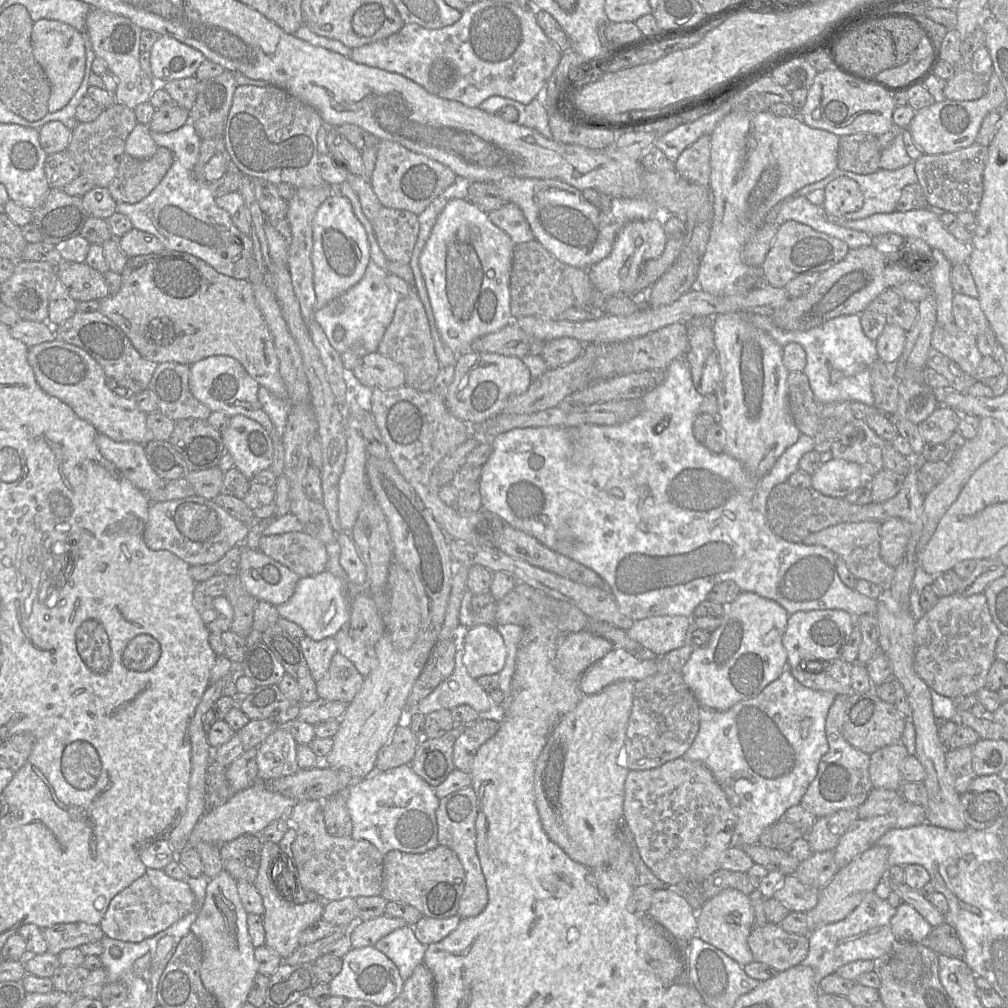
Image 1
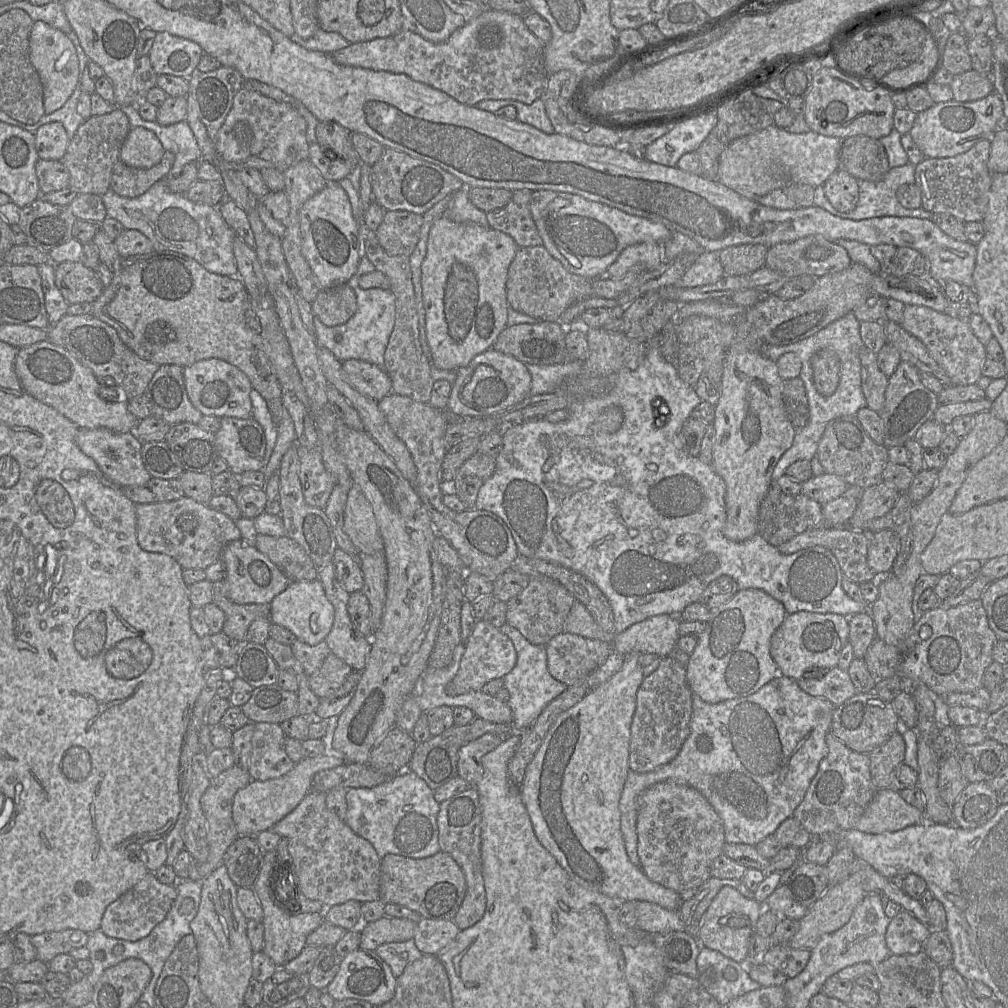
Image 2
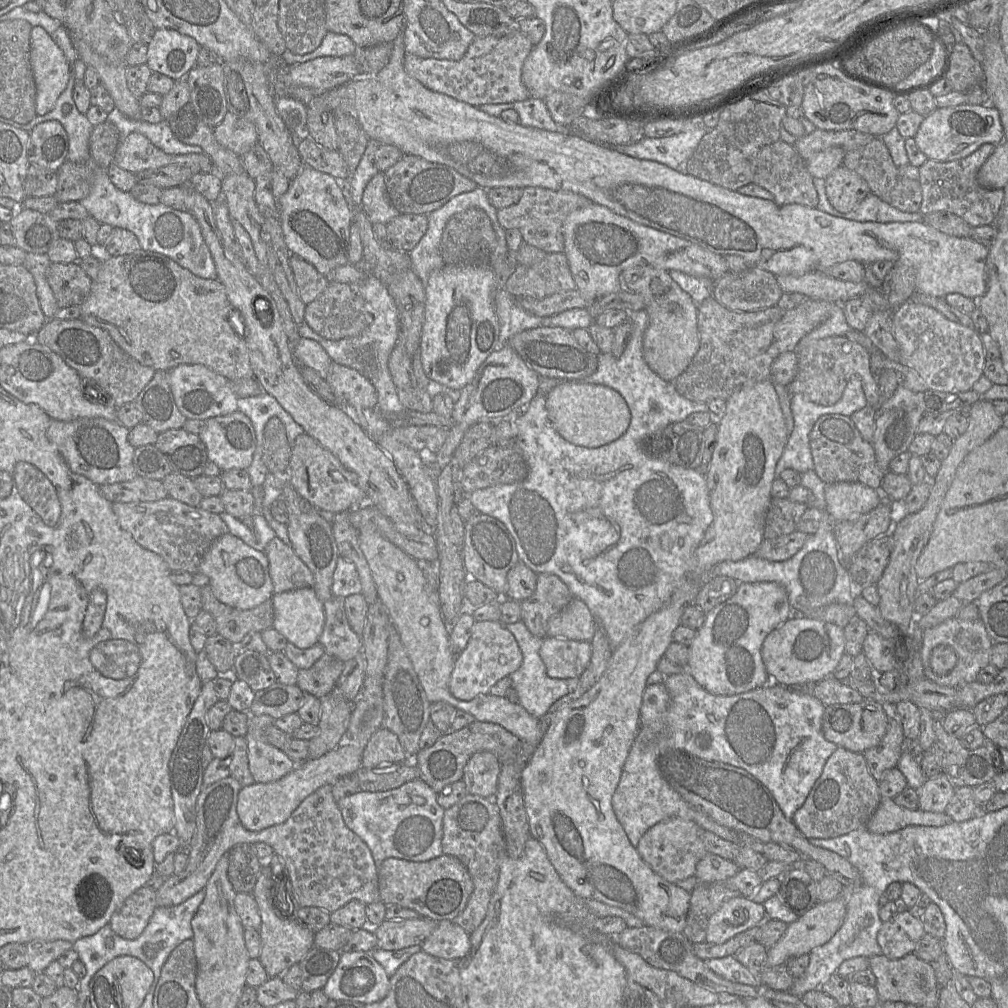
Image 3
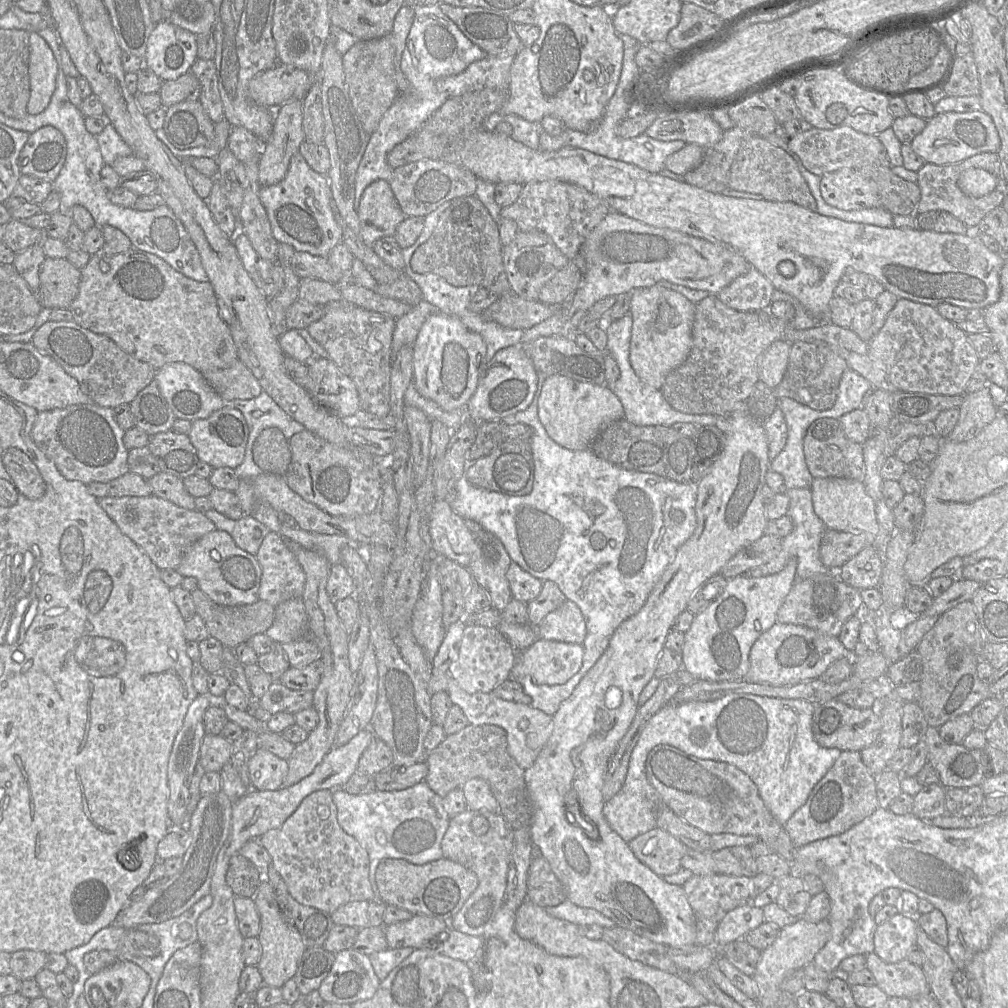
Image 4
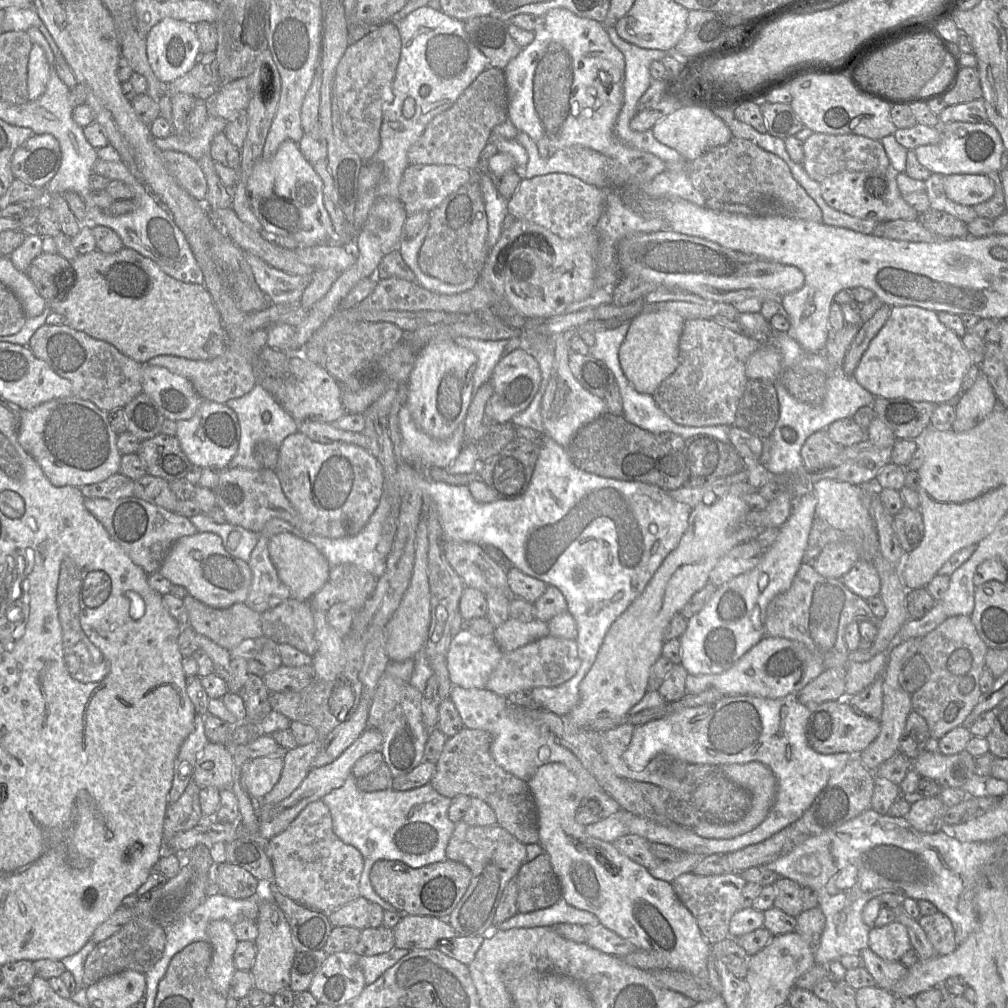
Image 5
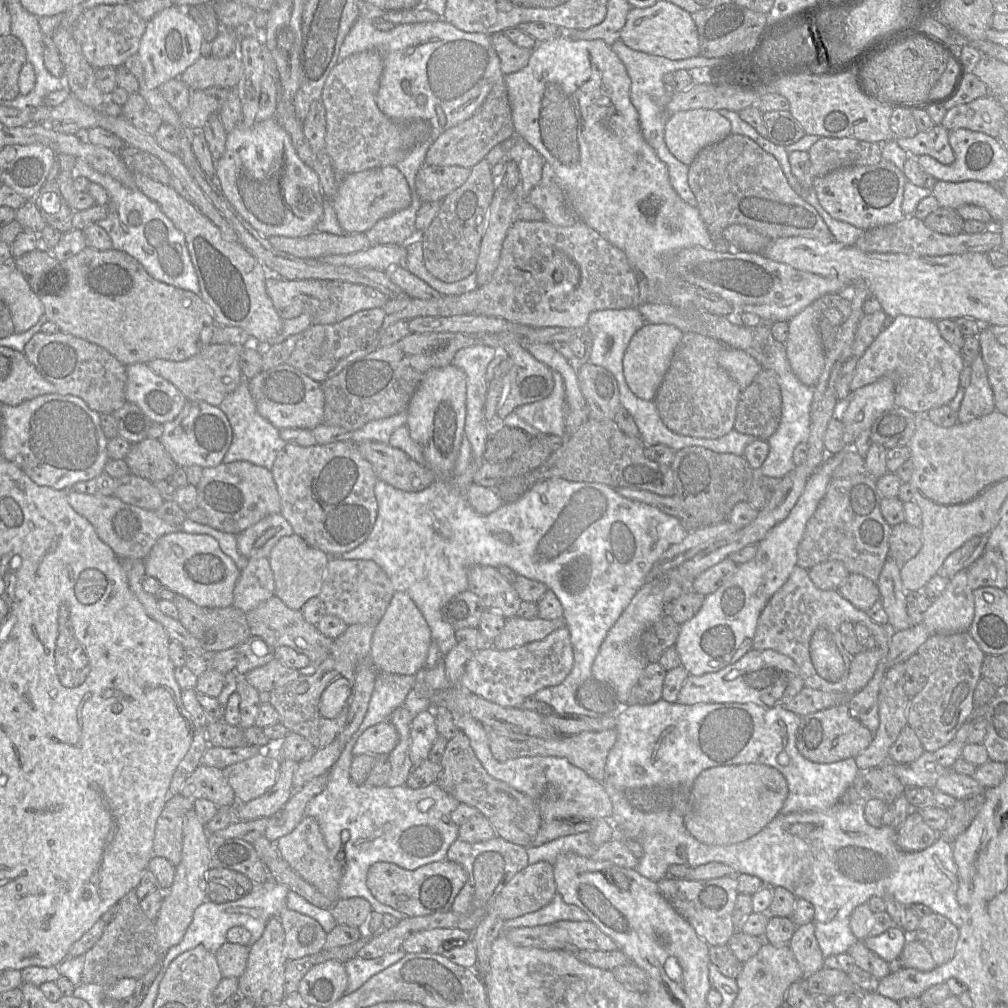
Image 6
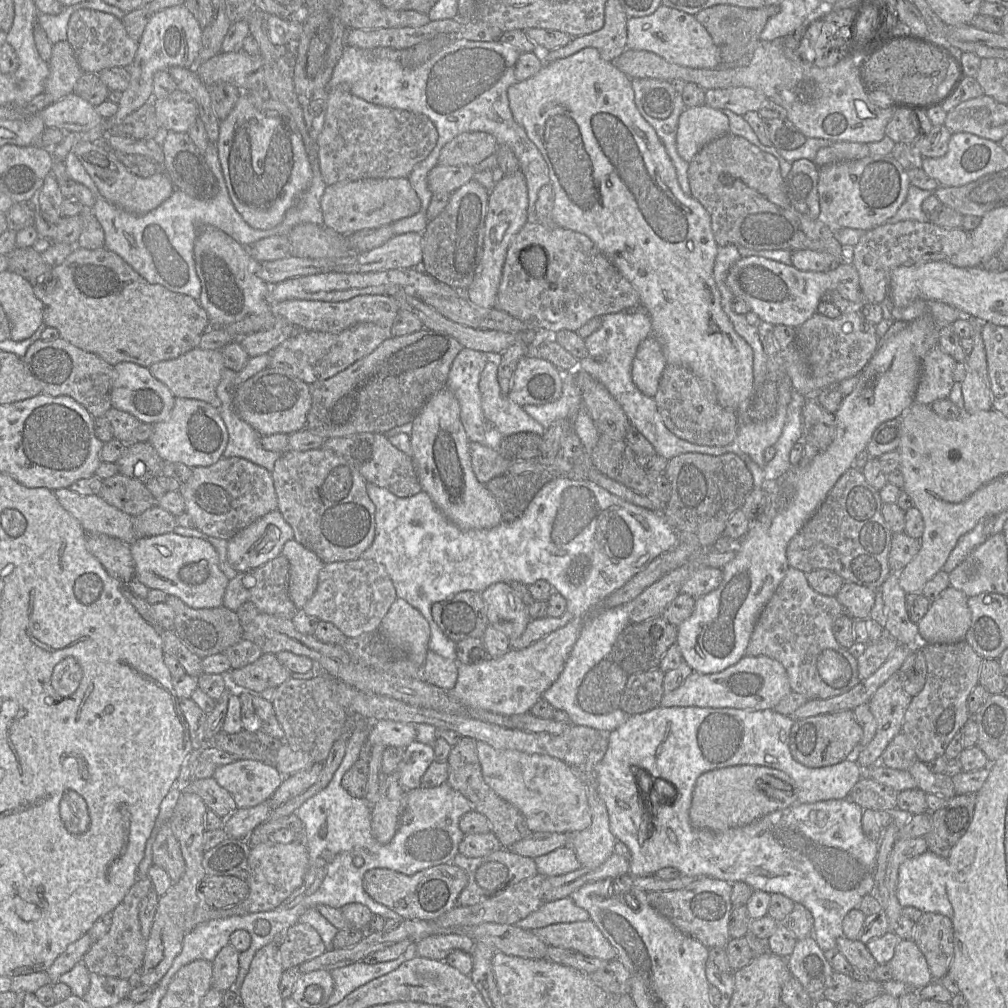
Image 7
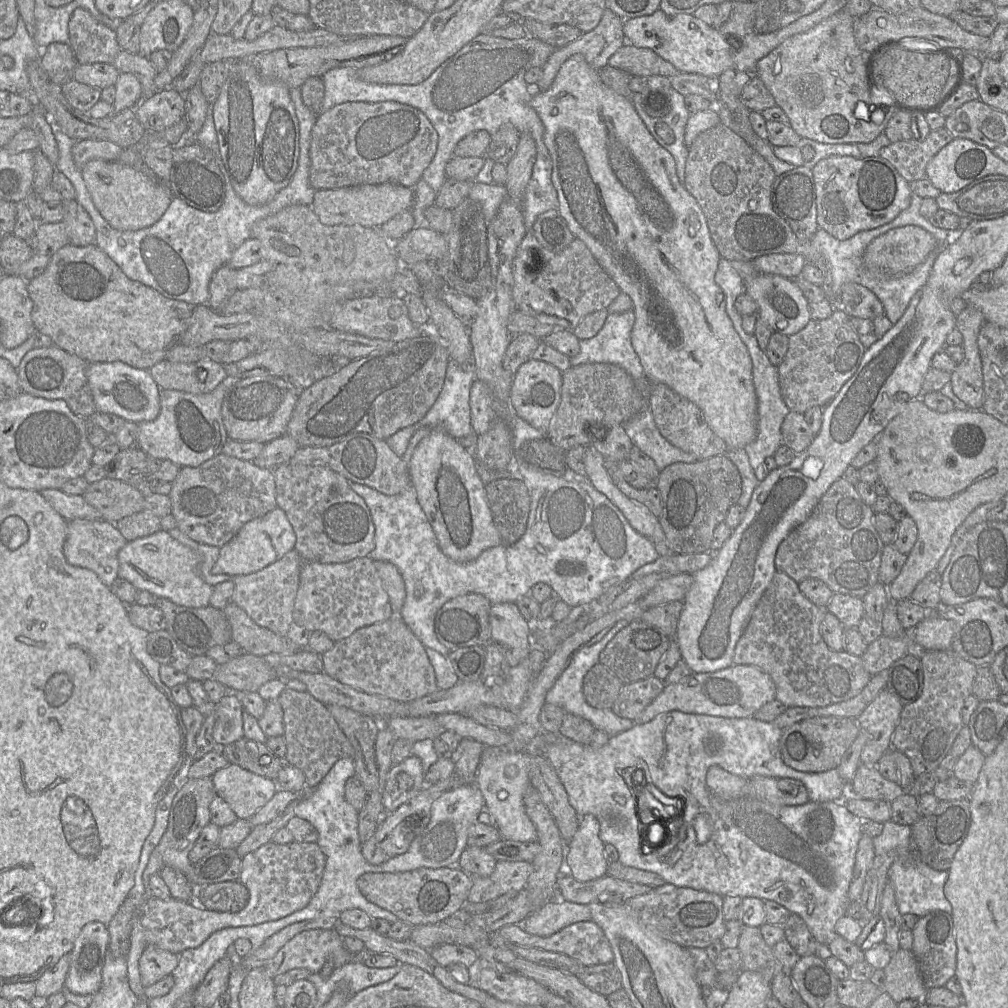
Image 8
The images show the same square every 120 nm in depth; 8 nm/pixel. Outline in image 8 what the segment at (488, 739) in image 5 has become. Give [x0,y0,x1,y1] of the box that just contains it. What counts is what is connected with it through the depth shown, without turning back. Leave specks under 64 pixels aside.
[452,738,486,784]

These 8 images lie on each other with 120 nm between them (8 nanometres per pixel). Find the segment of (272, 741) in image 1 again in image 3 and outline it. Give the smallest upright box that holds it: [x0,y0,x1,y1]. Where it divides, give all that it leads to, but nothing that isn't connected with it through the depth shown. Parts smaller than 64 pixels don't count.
[245,715,296,783]

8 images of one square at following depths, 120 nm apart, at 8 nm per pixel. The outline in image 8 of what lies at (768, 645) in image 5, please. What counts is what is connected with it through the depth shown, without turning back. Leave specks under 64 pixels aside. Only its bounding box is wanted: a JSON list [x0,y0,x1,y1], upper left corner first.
[635,664,776,724]

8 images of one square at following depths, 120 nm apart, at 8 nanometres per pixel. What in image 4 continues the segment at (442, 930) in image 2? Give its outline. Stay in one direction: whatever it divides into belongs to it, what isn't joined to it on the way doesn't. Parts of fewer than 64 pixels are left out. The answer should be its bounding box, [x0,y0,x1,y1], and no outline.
[433,926,482,963]

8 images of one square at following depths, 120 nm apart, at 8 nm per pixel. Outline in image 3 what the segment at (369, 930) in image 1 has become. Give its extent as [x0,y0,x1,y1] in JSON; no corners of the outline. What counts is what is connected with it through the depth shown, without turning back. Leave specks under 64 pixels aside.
[373,918,437,950]

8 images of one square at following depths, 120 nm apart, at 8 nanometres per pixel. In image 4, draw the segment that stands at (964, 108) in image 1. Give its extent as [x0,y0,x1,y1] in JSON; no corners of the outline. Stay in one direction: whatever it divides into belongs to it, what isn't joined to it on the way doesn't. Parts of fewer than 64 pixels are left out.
[911,110,1000,165]

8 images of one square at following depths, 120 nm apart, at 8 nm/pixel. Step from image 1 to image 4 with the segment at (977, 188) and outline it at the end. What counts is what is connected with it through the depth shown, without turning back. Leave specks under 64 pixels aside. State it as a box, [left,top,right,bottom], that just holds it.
[916,152,1006,232]

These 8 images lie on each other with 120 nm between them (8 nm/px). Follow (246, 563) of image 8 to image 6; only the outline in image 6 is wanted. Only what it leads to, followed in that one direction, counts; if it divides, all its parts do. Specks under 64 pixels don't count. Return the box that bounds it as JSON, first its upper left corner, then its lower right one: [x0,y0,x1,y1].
[237,513,294,558]

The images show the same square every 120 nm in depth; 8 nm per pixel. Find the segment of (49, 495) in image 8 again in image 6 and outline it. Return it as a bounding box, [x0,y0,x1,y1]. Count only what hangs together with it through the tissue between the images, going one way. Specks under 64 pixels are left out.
[67,489,182,560]

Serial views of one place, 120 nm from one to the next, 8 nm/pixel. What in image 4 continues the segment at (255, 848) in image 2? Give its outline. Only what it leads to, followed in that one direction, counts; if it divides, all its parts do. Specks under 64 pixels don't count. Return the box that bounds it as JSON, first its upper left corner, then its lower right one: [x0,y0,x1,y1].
[226,852,264,898]

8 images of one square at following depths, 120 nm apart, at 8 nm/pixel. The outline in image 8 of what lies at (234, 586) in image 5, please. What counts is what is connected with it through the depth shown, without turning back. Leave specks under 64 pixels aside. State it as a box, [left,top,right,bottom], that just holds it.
[118,530,213,607]

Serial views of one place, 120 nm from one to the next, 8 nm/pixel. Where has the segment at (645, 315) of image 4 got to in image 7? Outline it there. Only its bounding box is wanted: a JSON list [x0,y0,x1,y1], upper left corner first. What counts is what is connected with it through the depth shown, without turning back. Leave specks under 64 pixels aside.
[632,334,667,398]

